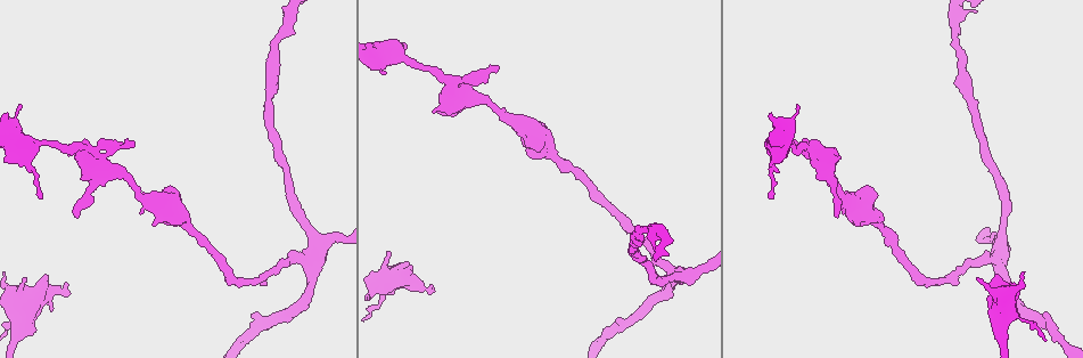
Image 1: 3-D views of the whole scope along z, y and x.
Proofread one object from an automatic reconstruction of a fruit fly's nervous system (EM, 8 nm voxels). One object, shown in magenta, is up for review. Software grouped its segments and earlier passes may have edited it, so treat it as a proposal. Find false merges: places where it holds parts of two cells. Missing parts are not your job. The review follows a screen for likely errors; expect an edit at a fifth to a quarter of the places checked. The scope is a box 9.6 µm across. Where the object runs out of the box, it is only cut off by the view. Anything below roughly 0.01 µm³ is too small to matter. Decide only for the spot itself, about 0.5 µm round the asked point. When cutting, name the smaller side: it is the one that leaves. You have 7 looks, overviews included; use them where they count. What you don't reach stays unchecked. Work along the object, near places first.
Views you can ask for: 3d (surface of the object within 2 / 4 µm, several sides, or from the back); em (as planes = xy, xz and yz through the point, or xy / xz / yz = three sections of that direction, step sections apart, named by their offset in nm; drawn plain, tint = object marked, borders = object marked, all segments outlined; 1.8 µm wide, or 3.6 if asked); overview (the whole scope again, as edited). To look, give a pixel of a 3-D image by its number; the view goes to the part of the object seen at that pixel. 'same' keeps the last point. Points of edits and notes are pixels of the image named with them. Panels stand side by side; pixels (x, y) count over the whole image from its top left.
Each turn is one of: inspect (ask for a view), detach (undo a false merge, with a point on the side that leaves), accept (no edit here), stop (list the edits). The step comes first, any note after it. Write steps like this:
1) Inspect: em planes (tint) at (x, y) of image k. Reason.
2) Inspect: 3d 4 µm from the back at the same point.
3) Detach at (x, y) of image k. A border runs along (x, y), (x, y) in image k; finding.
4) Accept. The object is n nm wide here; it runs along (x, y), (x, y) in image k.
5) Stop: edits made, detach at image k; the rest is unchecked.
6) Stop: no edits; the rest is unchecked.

Inspect: 3d 2 µm from the back at (89, 156) of image 1. Thin neck.

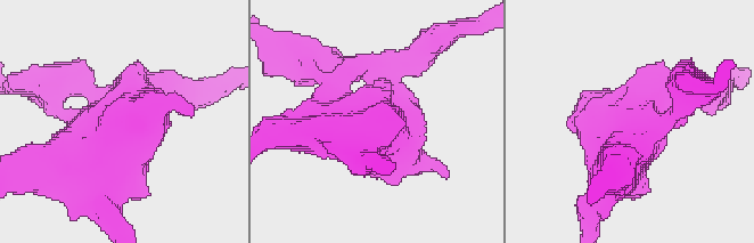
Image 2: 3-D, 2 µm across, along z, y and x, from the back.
Inspect: em planes (tint) at (118, 125) of image 2.

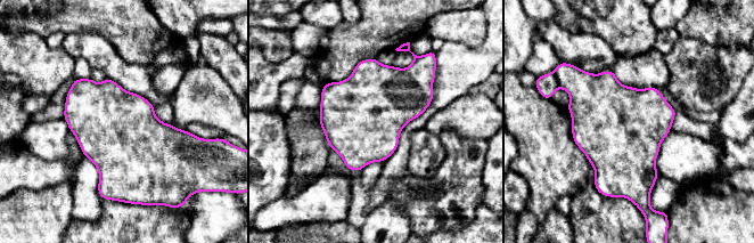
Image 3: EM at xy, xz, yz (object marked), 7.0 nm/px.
Accept. The object is 550 nm wide here; all the same cell.

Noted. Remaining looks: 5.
Inspect: 3d 4 µm at (398, 279) of image 1. Calibre changes.

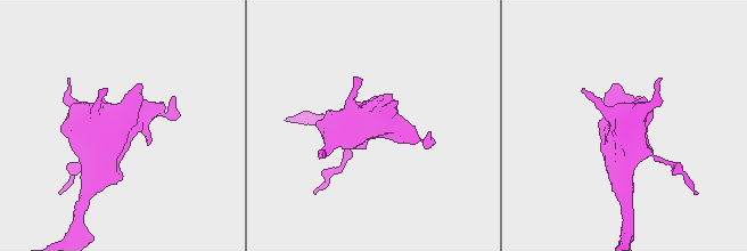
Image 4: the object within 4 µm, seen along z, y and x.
Inspect: em 3.6 µm planes (tint) at (379, 119) of image 4.

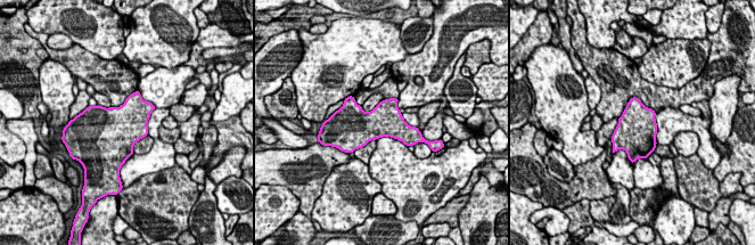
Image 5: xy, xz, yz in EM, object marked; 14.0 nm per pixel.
Accept. The object is 480 nm wide here; continuous, no second cell.

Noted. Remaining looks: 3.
Inspect: 3d 2 µm at (307, 255) of image 1. Looks like a crossing.

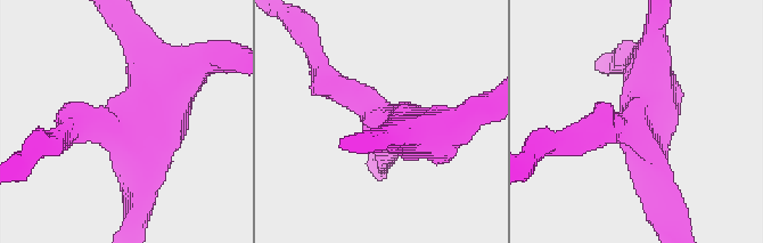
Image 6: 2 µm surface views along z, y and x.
Inspect: em xz step 4 (tint) at (384, 118) of image 6. 4 arms meet here.

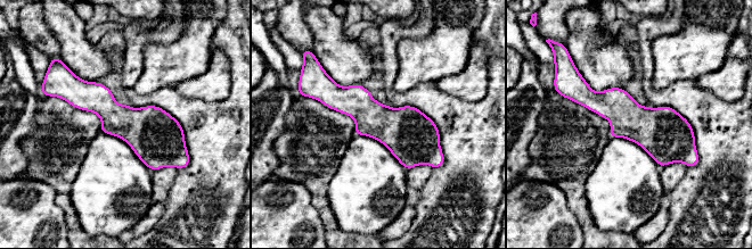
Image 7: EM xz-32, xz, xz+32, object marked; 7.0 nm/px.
Inspect: em planes (tint) at the same point.

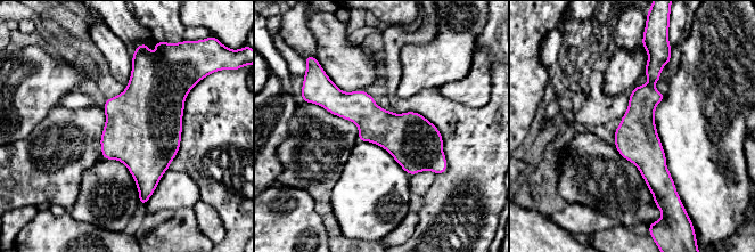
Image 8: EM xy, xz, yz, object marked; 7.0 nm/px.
Accept. It runs along (323, 92), (409, 137), (440, 163) in image 8; one cell here.

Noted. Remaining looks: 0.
Stop: no edits; the rest is unchecked.

